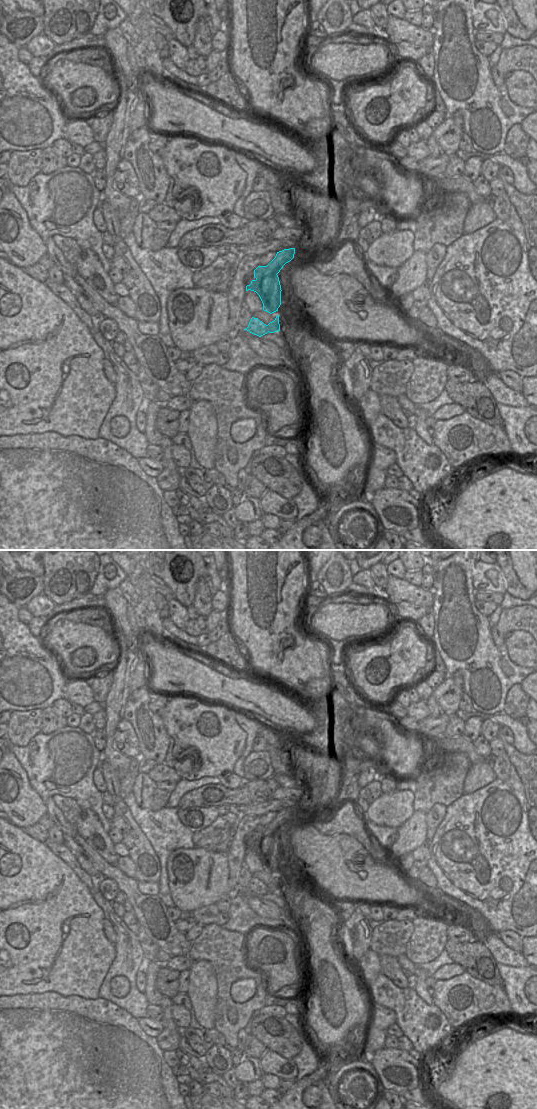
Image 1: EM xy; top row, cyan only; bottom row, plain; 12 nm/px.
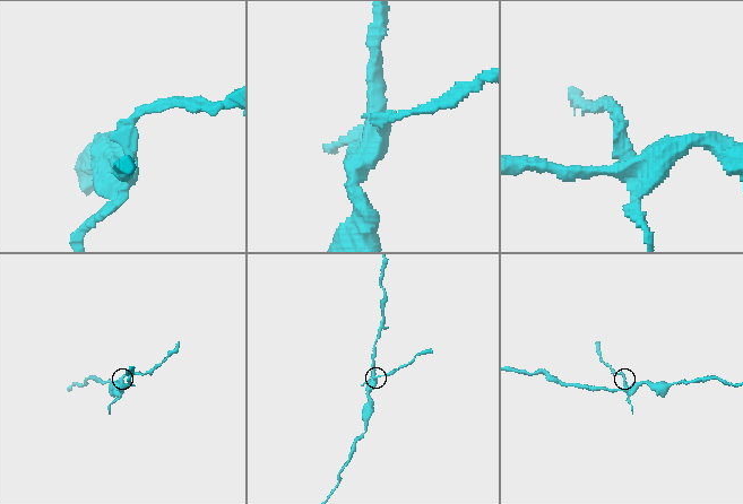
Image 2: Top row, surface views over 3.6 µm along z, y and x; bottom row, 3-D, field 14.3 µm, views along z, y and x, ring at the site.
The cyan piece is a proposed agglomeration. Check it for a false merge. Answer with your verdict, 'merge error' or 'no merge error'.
merge error

